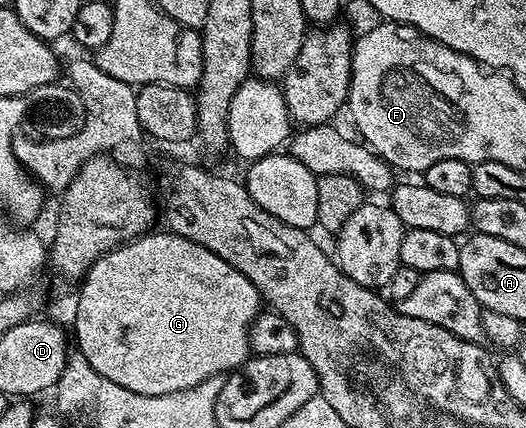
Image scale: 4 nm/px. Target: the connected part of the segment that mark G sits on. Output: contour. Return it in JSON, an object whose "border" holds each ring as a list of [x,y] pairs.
{"border":[[[152,230],[146,236],[138,236],[135,240],[130,240],[127,244],[122,244],[120,248],[114,248],[112,252],[106,254],[93,265],[82,281],[83,289],[77,292],[79,301],[77,302],[77,318],[73,325],[73,340],[77,343],[77,350],[109,382],[117,382],[117,386],[125,386],[125,390],[133,390],[133,394],[145,394],[146,396],[156,396],[157,394],[173,394],[181,390],[189,390],[201,382],[205,382],[214,376],[230,374],[243,367],[252,355],[251,350],[251,325],[259,317],[261,311],[261,297],[257,286],[241,274],[225,258],[217,258],[213,250],[205,250],[197,242],[189,238],[181,238],[176,232],[170,230]]]}

